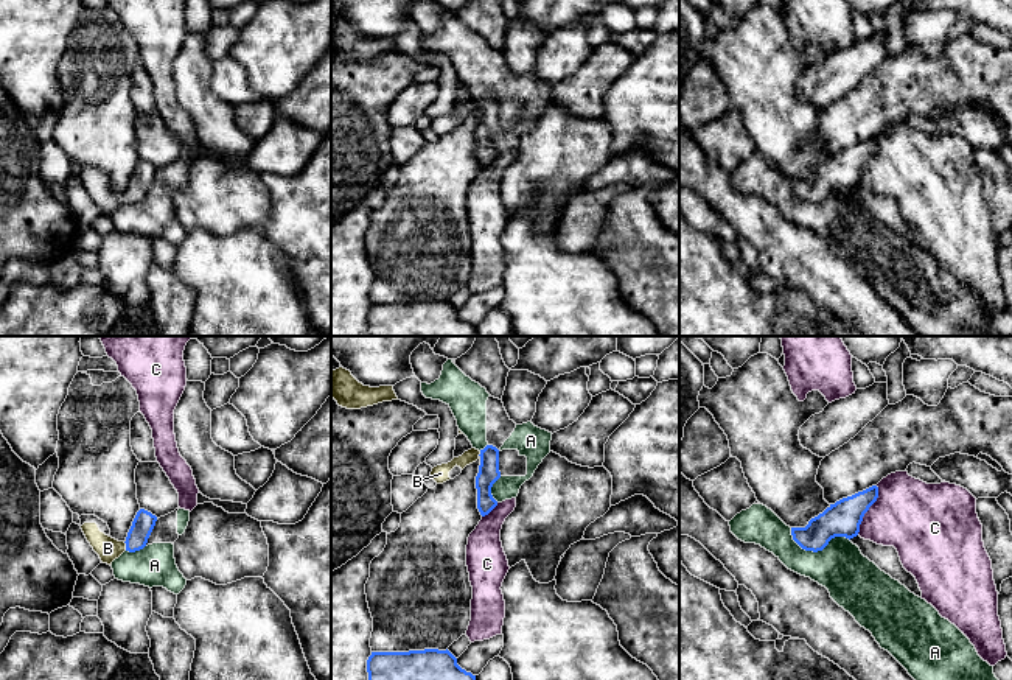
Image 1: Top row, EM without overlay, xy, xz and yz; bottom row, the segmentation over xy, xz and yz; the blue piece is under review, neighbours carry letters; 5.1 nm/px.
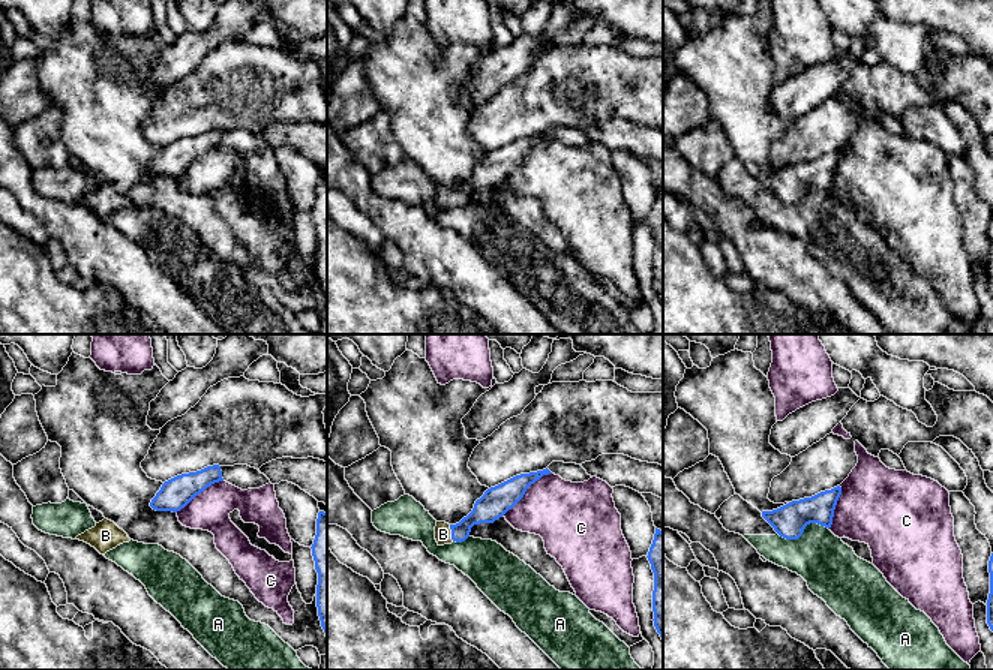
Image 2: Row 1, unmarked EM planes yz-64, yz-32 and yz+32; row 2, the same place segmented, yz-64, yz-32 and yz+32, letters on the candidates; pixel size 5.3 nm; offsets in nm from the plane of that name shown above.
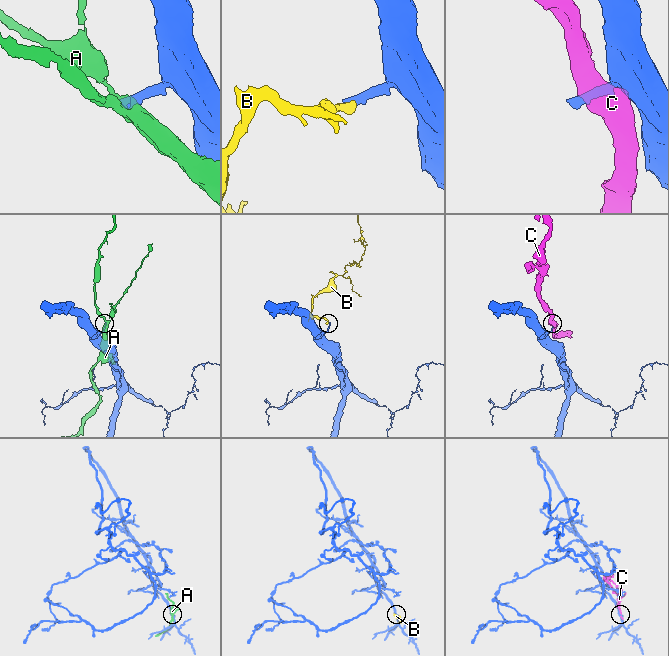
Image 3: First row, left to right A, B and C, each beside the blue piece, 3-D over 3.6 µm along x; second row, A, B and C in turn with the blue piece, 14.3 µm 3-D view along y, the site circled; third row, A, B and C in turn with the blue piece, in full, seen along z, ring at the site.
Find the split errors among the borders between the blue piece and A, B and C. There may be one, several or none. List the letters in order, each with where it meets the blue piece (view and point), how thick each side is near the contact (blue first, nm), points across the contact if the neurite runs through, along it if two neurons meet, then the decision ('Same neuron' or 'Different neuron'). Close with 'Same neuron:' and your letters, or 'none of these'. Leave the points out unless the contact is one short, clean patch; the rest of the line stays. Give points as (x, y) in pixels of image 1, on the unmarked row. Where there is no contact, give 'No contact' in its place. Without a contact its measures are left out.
A: Touches blue at yz (816, 203). Thickness 190 nm (blue) against 280 nm. Different neuron
B: Touches blue at xy (126, 198). Thickness 120 nm (blue) against 120 nm. Path across: xy (143, 175), (139, 185), (126, 198), (108, 199). Same neuron
C: Touches blue at yz (868, 161). Thickness 190 nm (blue) against 380 nm. Different neuron
Same neuron: B

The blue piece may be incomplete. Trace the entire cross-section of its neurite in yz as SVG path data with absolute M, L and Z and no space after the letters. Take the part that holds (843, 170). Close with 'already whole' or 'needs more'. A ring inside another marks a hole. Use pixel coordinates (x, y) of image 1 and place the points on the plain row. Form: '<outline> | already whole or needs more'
M877 137L843 149L811 170L805 179L791 179L793 191L802 201L813 204L822 202L835 188L850 191L858 187L863 168L877 149Z | already whole

